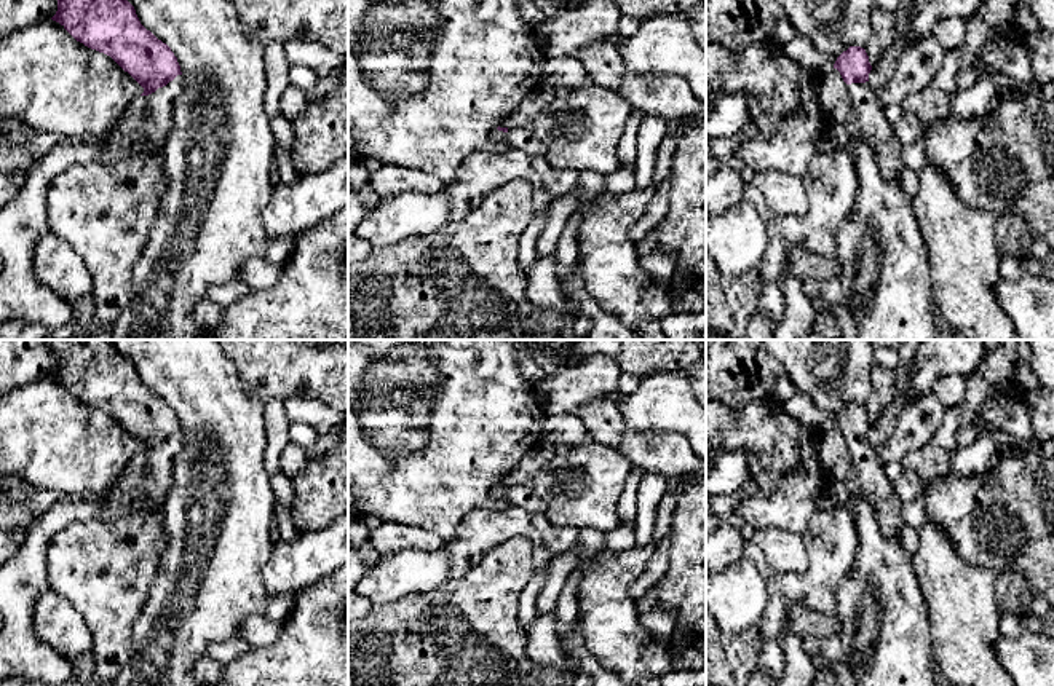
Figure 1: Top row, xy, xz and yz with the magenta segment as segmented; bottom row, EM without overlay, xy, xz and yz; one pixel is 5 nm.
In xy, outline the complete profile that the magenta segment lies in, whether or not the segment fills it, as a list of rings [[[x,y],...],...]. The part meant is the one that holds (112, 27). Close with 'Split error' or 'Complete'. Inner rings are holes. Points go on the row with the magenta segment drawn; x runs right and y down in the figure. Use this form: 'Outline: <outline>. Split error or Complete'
Outline: [[[57,0],[57,11],[51,19],[77,41],[110,56],[144,88],[121,120],[121,128],[109,136],[101,163],[115,164],[133,156],[161,153],[172,128],[174,105],[185,88],[180,65],[171,48],[141,24],[128,0]]]. Split error

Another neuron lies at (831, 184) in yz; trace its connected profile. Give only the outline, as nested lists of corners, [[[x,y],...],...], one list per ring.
[[[848,150],[818,153],[803,179],[808,212],[778,219],[789,246],[821,257],[837,257],[837,231],[858,195],[858,172]]]

